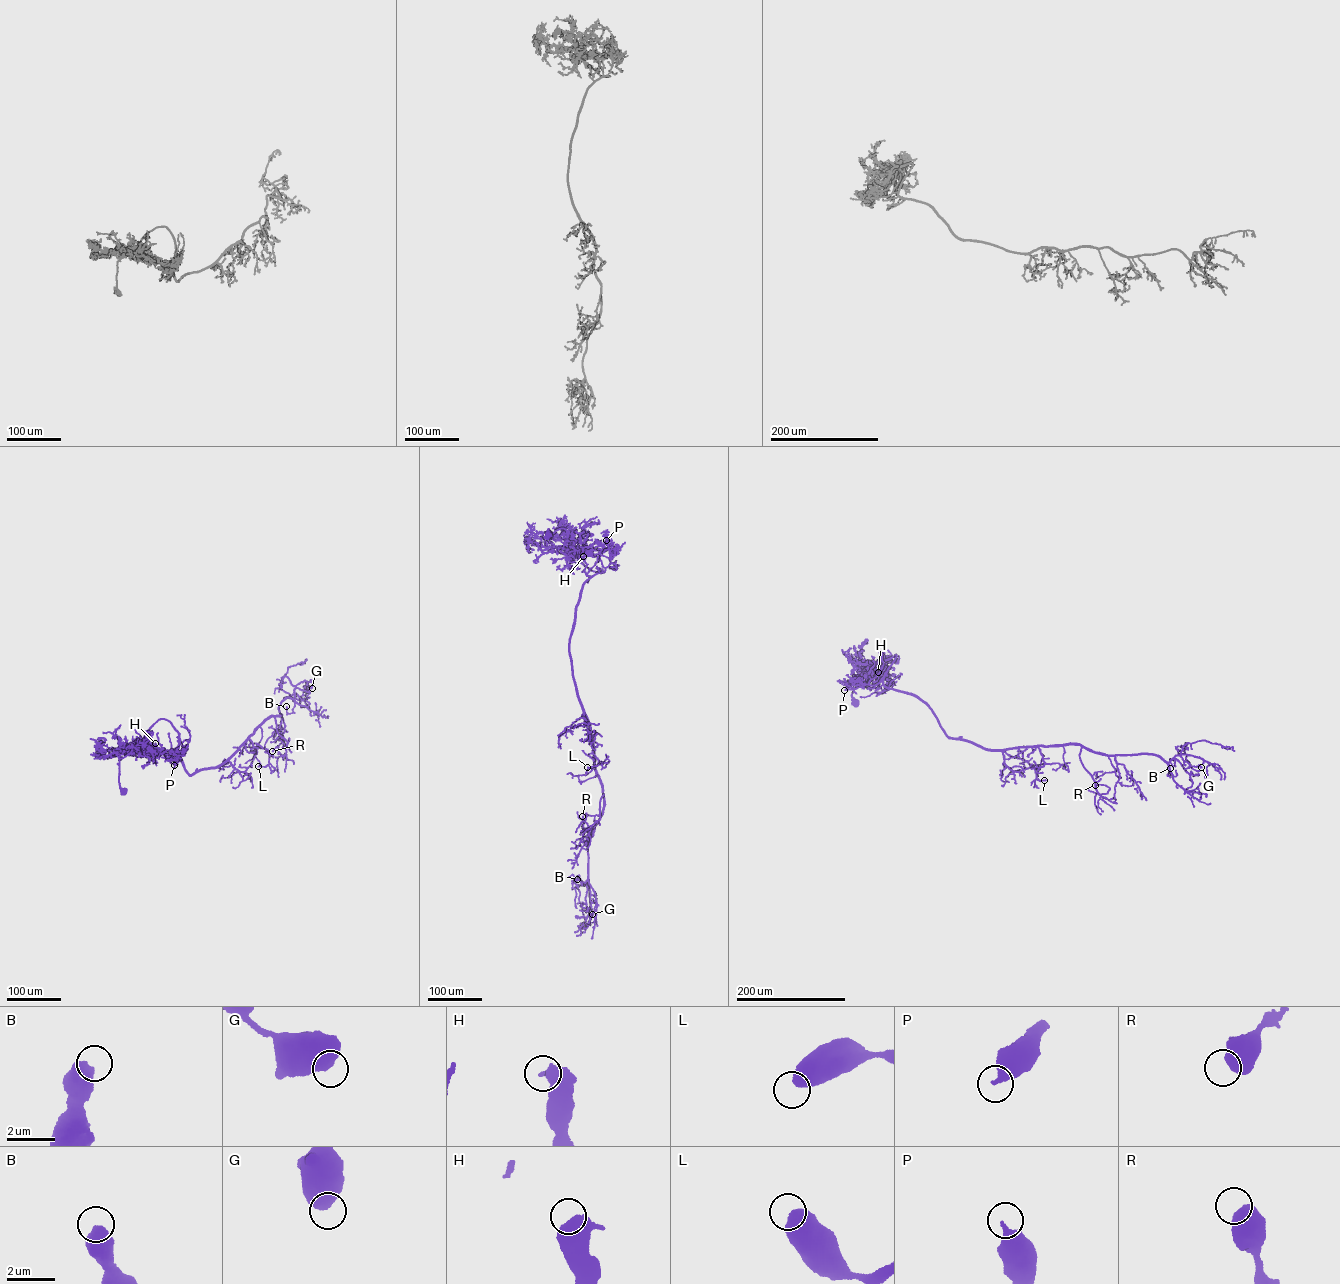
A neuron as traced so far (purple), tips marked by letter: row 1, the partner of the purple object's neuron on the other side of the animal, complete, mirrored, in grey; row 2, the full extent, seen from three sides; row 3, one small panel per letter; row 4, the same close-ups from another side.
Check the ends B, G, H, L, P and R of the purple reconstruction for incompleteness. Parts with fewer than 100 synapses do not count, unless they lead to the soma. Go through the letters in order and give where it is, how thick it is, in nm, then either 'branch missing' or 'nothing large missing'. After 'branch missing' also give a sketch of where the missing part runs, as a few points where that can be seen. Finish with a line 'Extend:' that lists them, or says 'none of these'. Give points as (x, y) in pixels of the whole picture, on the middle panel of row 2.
B: (577, 879) | 700 nm | nothing large missing
G: (592, 914) | 800 nm | nothing large missing
H: (583, 556) | 550 nm | nothing large missing
L: (587, 767) | 650 nm | nothing large missing
P: (606, 540) | 320 nm | branch missing | (606, 540), (592, 547), (587, 540)
R: (582, 816) | 750 nm | nothing large missing
Extend: P

